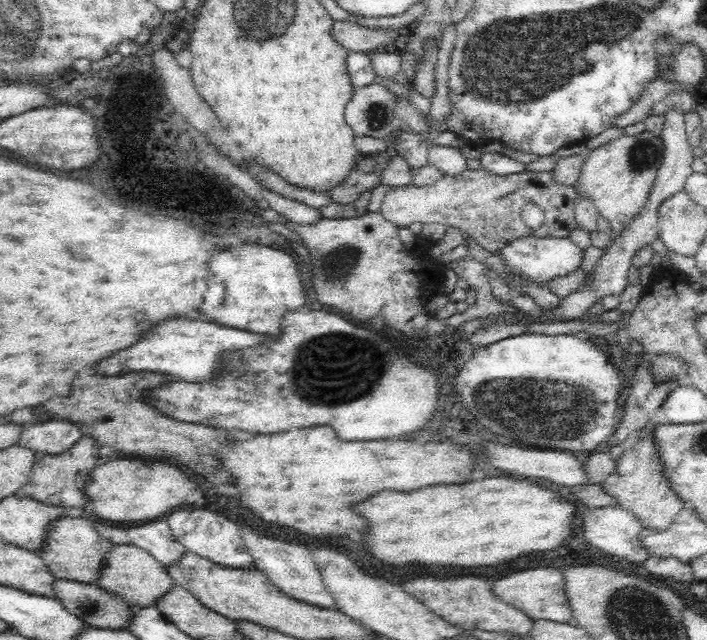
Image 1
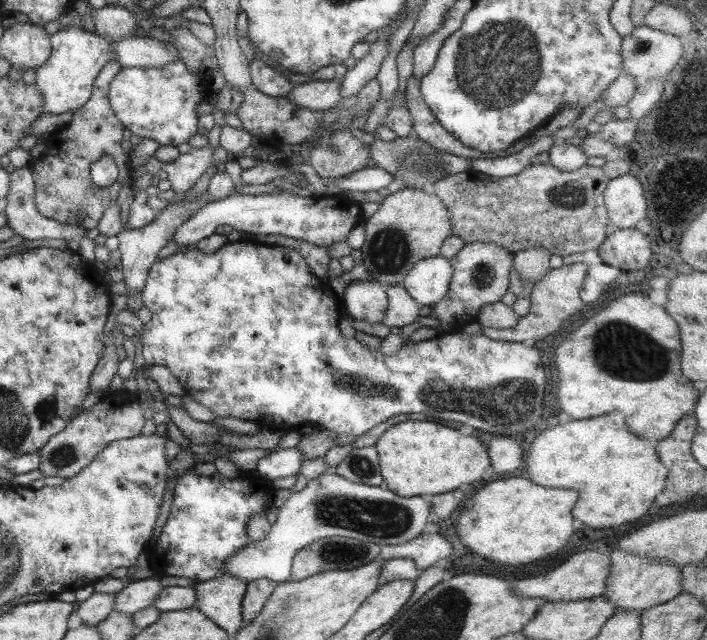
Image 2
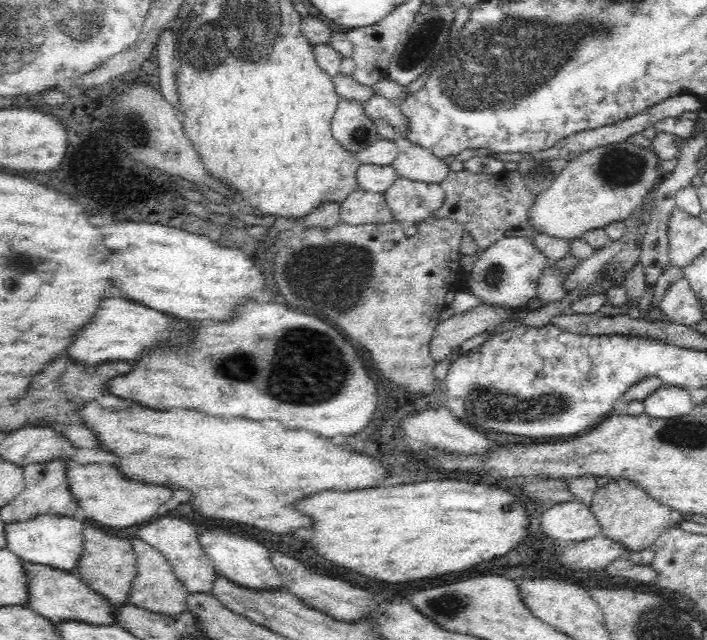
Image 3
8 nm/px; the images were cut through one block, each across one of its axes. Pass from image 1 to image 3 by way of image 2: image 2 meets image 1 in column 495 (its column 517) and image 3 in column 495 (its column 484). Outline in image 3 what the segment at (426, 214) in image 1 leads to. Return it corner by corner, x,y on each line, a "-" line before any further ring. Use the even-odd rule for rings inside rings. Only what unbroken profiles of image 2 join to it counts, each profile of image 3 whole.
451,171
439,185
444,191
444,202
430,216
462,224
463,230
472,236
480,252
485,251
501,238
535,237
541,233
529,217
529,210
536,202
537,195
527,187
522,175
517,171
505,171
500,174

